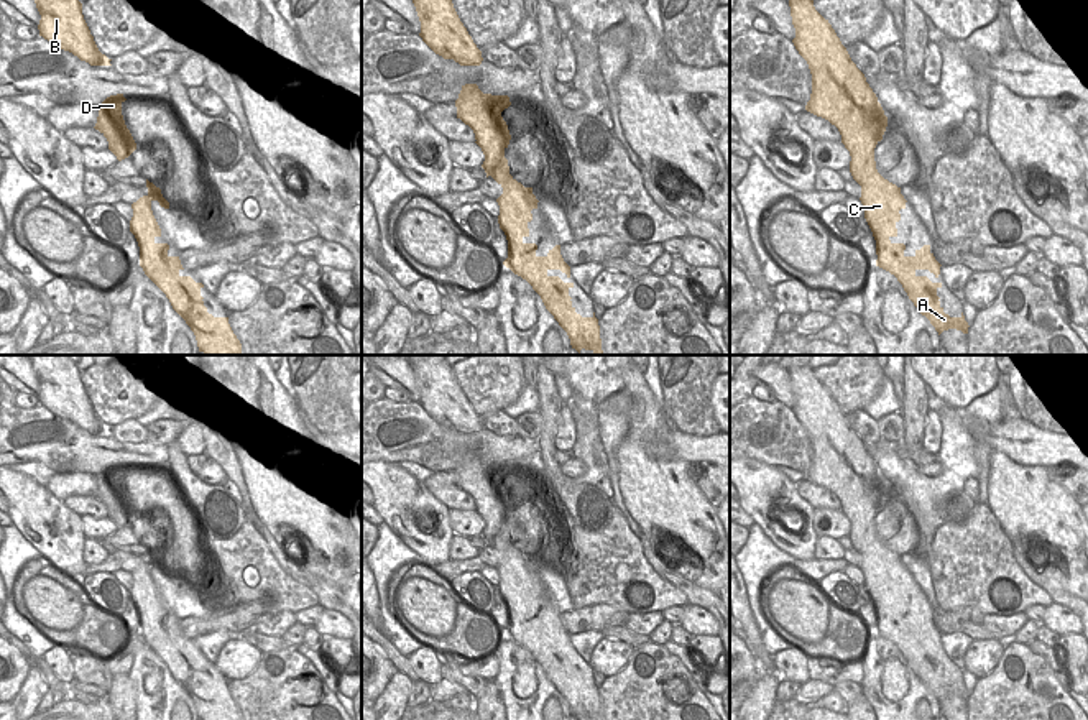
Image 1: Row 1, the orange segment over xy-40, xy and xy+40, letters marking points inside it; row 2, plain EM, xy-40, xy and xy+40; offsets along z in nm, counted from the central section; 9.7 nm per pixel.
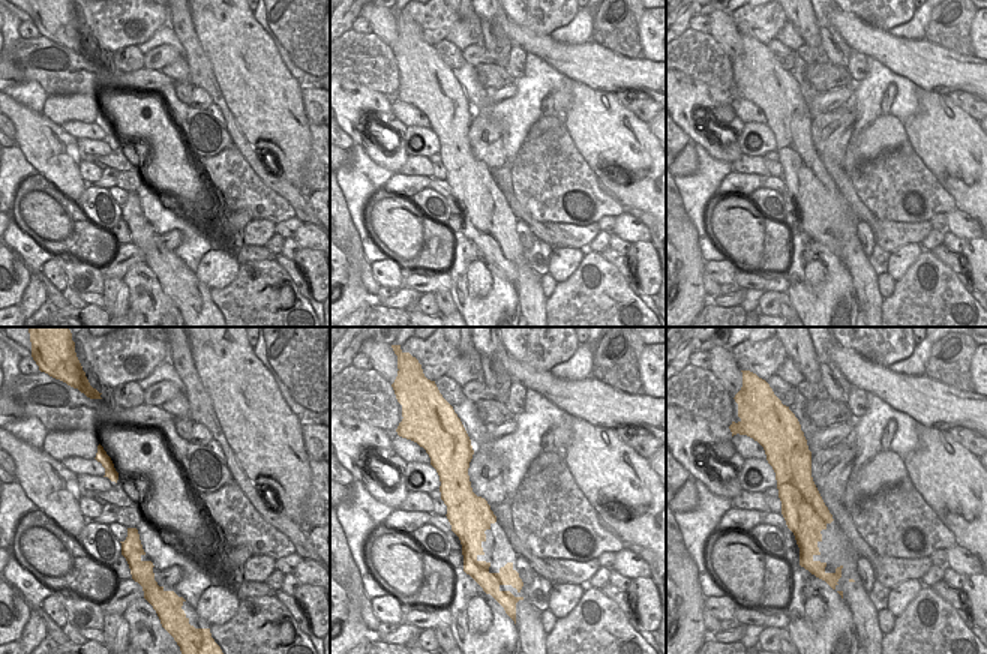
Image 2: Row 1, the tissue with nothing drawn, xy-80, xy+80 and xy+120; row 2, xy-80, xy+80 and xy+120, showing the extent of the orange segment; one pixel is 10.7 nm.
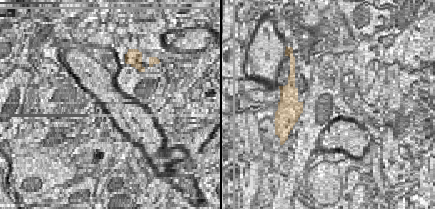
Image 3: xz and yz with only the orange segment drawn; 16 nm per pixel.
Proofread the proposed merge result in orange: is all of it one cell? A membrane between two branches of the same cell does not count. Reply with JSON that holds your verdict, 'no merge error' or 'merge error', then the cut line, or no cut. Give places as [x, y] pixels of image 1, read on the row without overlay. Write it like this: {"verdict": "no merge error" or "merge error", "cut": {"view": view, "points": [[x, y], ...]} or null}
{"verdict": "no merge error", "cut": null}

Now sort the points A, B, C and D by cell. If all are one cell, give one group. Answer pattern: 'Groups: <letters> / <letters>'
Groups: A B C D

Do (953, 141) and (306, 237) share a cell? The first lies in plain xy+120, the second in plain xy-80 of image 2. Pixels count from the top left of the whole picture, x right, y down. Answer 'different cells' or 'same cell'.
different cells

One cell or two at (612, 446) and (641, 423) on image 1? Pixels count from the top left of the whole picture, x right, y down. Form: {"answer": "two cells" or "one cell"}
{"answer": "two cells"}

